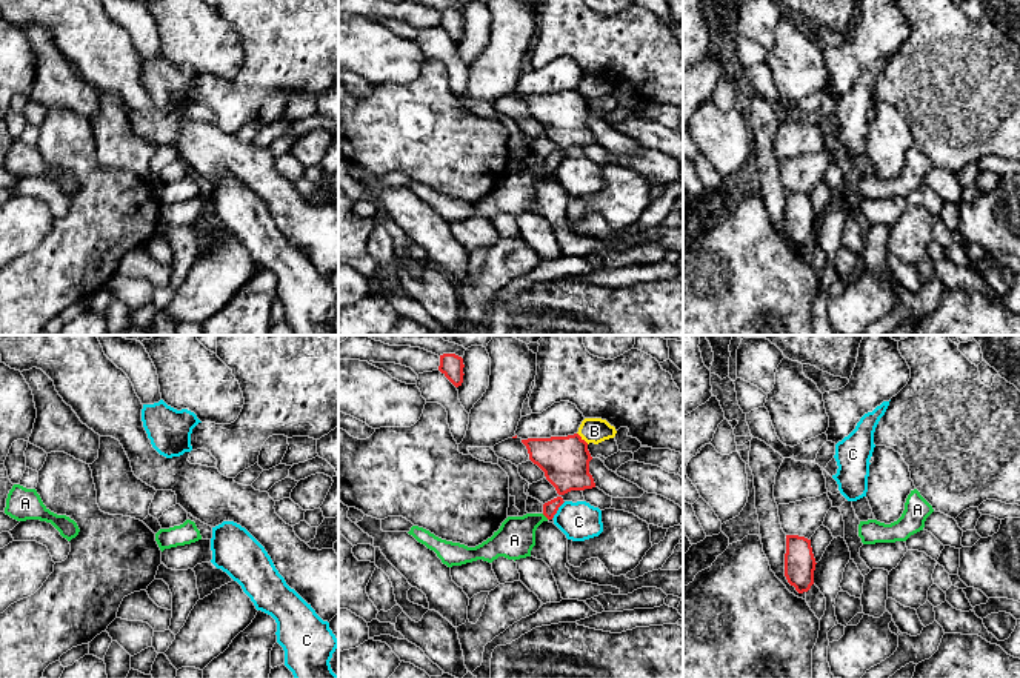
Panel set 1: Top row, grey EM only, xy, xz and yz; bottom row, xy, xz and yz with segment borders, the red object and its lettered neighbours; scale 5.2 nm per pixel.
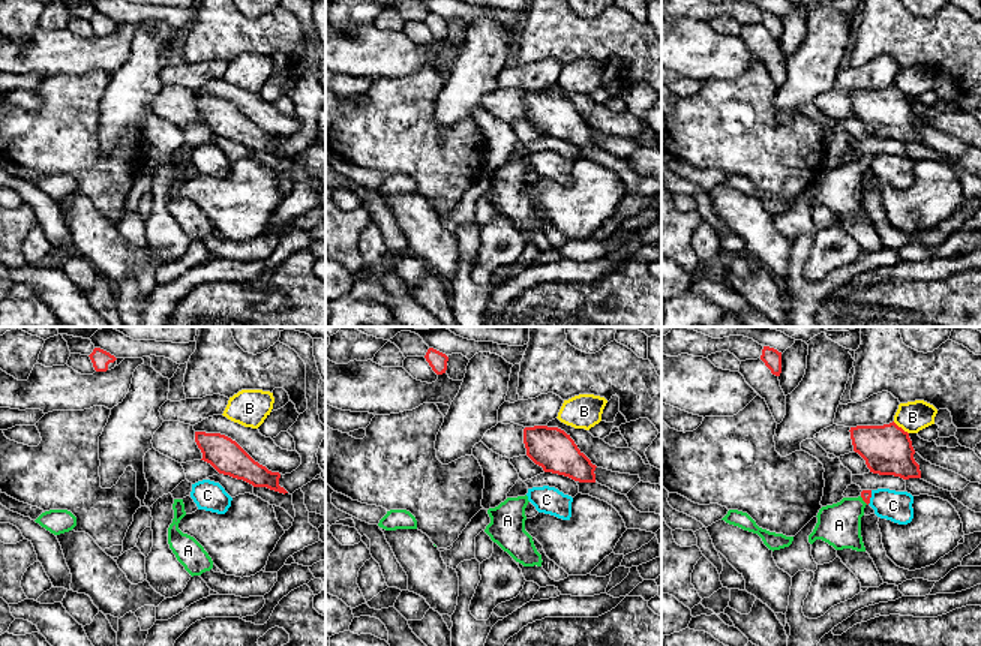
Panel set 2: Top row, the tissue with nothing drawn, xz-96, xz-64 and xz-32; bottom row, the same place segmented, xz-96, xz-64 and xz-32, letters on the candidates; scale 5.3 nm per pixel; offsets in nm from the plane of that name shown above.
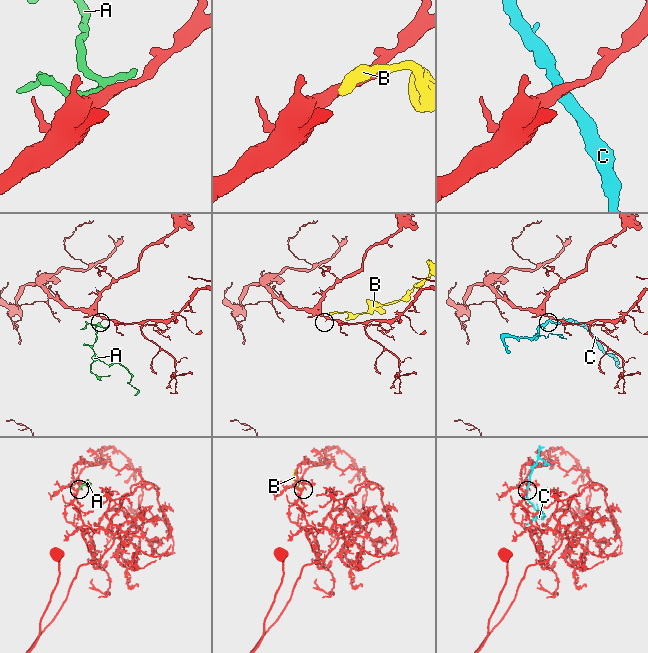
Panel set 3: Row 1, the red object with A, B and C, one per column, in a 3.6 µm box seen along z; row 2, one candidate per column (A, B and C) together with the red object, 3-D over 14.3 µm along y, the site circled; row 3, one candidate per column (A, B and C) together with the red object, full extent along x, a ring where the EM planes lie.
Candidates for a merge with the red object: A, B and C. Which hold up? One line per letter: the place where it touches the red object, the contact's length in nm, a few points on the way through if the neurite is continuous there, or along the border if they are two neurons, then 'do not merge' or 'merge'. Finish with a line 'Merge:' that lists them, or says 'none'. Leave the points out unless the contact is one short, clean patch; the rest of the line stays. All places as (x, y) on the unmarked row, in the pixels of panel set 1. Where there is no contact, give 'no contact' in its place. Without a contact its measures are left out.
A: xz (545, 171) | 50 nm | across xz (550, 165), (545, 171), (536, 174), (514, 196) | merge
B: xz (583, 96) | 90 nm | along xz (577, 88), (588, 99) | do not merge
C: xz (557, 165) | 120 nm | along xz (565, 157), (551, 174) | do not merge
Merge: A

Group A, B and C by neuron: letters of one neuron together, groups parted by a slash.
A / B / C

